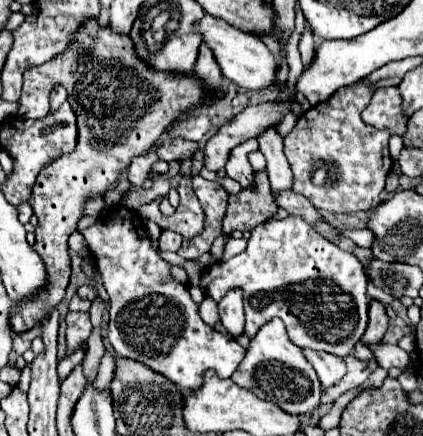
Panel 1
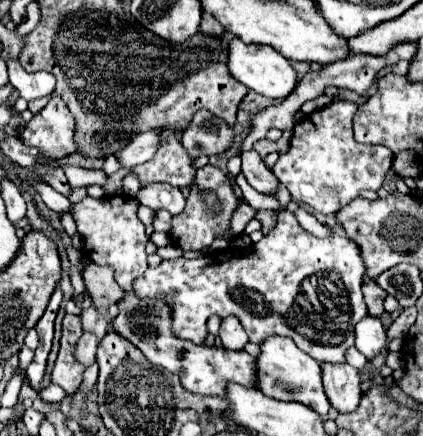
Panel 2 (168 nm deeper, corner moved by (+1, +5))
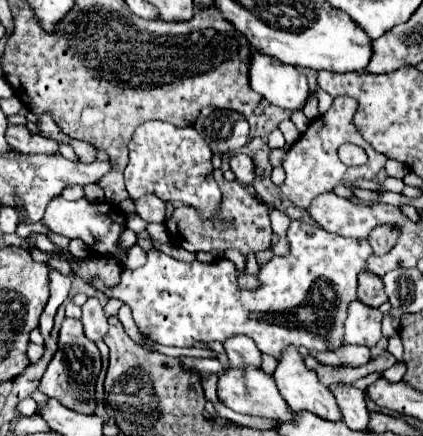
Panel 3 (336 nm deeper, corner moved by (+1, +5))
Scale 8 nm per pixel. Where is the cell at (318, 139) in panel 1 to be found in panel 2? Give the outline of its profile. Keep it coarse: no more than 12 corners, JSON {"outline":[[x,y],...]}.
{"outline":[[338,100],[294,126],[272,172],[334,214],[378,190],[394,154],[352,136]]}

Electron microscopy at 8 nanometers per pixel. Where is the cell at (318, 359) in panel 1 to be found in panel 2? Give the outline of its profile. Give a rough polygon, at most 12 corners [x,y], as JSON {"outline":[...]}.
{"outline":[[322,364],[324,392],[340,412],[362,398],[360,372],[350,364]]}

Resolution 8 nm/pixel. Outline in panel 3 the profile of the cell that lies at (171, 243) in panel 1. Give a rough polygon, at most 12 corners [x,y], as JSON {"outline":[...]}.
{"outline":[[156,196],[136,200],[142,220],[164,222],[166,202]]}

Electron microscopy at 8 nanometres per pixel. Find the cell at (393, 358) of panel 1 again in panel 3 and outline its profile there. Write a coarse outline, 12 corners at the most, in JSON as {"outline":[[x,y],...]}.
{"outline":[[352,302],[346,344],[374,348],[382,338],[382,312]]}

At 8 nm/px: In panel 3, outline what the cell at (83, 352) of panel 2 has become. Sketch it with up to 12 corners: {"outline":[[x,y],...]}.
{"outline":[[96,298],[82,306],[84,334],[100,342],[108,322]]}

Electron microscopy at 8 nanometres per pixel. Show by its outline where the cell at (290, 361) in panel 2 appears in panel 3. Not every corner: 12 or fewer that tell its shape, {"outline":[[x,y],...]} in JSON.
{"outline":[[284,348],[274,372],[290,410],[342,420],[298,348]]}

